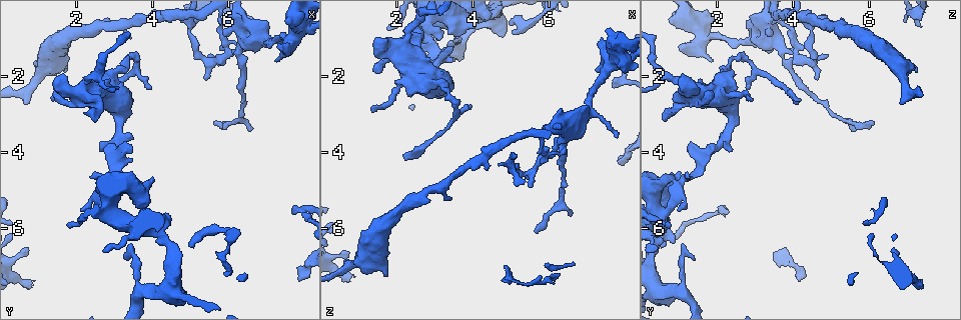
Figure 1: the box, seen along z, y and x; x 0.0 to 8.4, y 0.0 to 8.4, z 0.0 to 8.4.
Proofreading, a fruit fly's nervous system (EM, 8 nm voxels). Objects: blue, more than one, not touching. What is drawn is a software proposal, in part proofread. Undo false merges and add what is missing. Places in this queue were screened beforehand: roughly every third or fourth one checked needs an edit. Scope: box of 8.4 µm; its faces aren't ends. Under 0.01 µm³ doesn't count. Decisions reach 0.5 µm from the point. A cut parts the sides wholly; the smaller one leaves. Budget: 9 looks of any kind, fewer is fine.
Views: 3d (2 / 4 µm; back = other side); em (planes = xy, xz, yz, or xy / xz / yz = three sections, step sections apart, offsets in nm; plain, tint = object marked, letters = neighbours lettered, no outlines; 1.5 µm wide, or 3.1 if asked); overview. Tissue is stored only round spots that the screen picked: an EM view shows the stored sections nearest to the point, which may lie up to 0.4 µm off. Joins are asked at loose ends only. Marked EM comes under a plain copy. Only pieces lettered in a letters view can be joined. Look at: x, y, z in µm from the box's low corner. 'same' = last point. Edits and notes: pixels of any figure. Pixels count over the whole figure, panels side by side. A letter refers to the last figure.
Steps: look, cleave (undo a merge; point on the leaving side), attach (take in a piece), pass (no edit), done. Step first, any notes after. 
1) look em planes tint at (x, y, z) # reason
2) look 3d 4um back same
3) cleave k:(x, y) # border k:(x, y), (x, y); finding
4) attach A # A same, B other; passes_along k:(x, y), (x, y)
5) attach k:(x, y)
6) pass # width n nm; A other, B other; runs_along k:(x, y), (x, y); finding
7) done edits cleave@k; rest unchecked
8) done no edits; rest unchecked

look 3d 4um at (0.75, 7.55, 7.35) # an open end

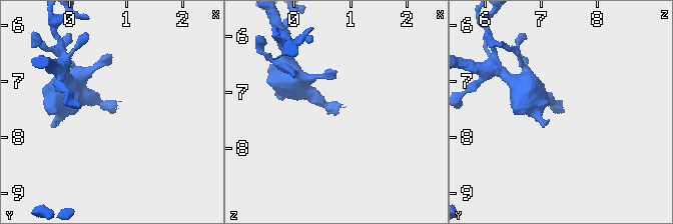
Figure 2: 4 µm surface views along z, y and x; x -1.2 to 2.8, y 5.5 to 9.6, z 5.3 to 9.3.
look em xy step 8 letters at (0.75, 7.55, 7.40)

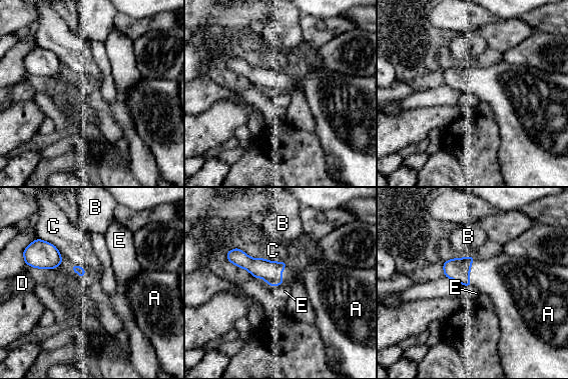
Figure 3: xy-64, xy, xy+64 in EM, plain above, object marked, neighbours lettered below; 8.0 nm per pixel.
attach A # width 150 nm; A same, B other, C other, D other, E other; it goes on there

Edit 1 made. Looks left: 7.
look 3d 2um at (5.35, 2.10, 4.55) # an open end

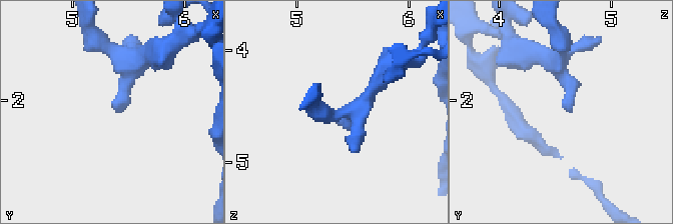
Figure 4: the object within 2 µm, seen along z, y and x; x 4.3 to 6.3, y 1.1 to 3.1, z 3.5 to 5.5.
look em planes letters at (5.40, 2.08, 4.58)

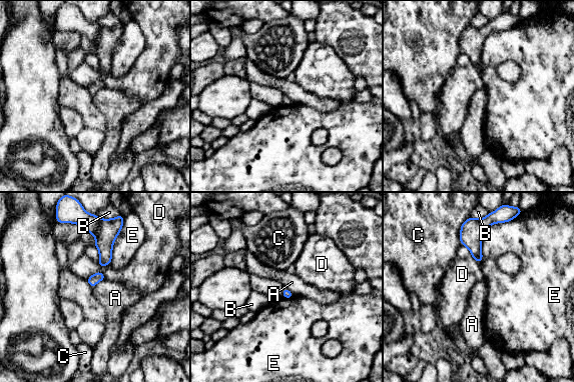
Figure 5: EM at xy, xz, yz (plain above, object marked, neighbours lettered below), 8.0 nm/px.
pass # A other, B other, C other, D other, E other; border 5:(105, 279), (100, 280), (93, 288); no lettered piece goes on from it

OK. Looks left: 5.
look em planes letters at (2.20, 2.70, 4.10) # an open end

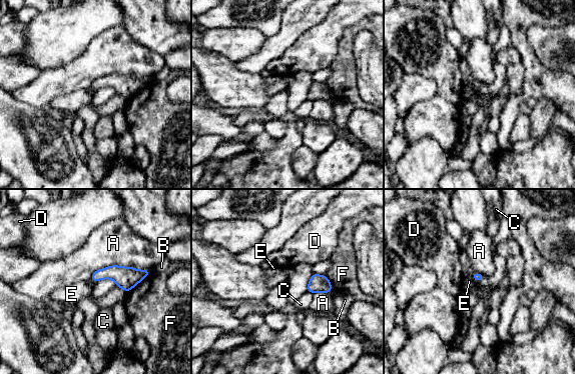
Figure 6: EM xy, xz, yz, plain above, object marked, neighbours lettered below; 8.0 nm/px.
pass # width 70 nm; A other, B other, C other, D other, E other, F other; border 6:(471, 276), (477, 281); no lettered piece goes on from it

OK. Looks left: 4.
look em yz step 8 letters at (7.05, 0.55, 2.80) # stops while still wide

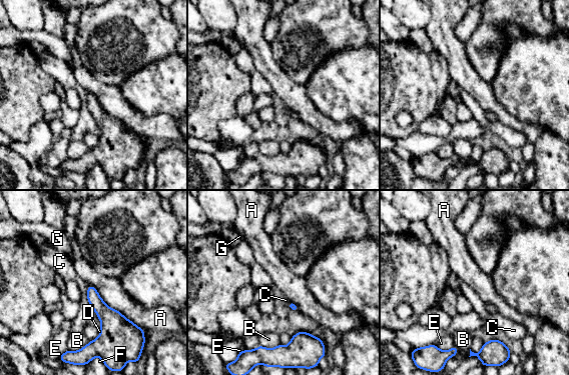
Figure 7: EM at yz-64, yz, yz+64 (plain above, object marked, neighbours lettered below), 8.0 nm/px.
pass # A other, B other, C other, D other, E other, F other, G other; border 7:(88, 285), (108, 306), (145, 329); none of them fits

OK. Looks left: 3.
done edits attach@3; rest unchecked

